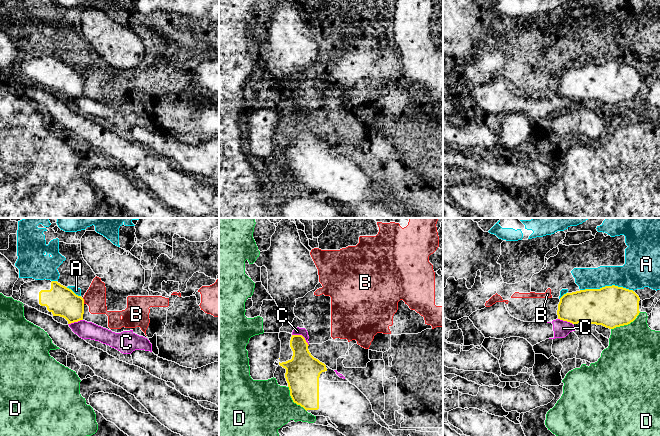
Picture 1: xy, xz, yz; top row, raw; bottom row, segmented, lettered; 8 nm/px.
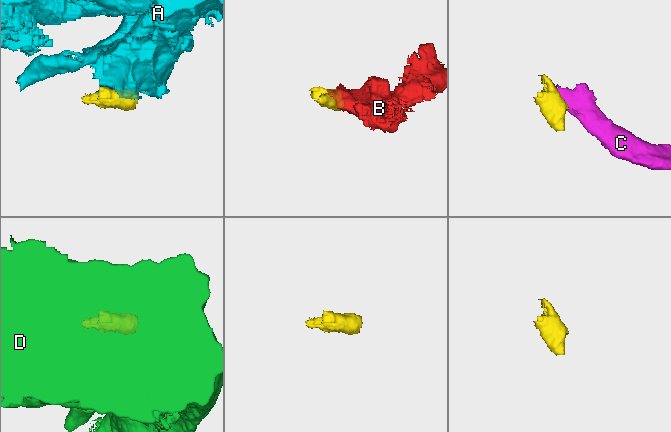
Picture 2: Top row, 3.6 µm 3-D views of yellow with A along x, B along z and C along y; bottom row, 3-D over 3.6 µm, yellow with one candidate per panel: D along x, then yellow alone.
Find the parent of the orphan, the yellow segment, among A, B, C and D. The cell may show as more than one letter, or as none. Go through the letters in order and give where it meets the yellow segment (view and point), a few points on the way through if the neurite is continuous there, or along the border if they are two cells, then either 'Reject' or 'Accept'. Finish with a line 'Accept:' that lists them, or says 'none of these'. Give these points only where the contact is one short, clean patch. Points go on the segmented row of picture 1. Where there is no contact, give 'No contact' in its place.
A: Touches yellow at yz (607, 286). Reject
B: Touches yellow at xy (83, 301). Reject
C: Touches yellow at xz (302, 336). Boundary: xz (292, 334), (300, 334), (308, 345). Reject
D: Touches yellow at xz (292, 399). Boundary: xz (288, 386), (291, 399), (306, 411). Reject
Accept: none of these

